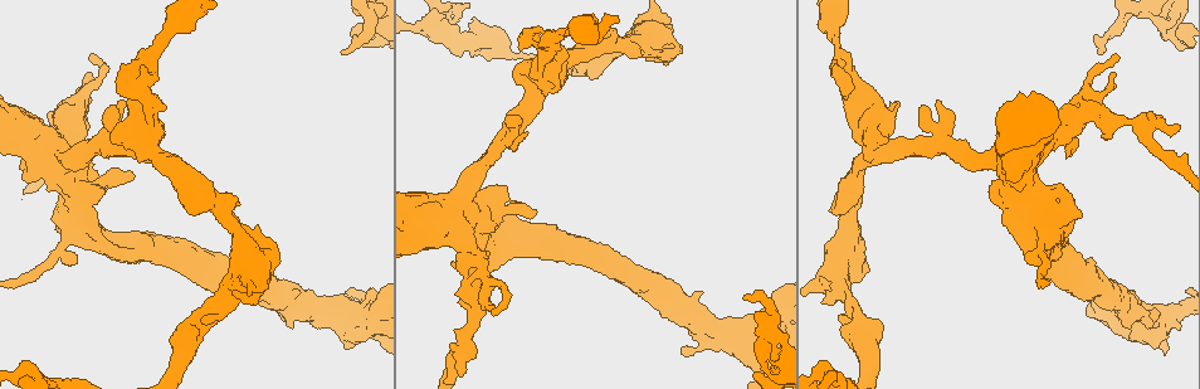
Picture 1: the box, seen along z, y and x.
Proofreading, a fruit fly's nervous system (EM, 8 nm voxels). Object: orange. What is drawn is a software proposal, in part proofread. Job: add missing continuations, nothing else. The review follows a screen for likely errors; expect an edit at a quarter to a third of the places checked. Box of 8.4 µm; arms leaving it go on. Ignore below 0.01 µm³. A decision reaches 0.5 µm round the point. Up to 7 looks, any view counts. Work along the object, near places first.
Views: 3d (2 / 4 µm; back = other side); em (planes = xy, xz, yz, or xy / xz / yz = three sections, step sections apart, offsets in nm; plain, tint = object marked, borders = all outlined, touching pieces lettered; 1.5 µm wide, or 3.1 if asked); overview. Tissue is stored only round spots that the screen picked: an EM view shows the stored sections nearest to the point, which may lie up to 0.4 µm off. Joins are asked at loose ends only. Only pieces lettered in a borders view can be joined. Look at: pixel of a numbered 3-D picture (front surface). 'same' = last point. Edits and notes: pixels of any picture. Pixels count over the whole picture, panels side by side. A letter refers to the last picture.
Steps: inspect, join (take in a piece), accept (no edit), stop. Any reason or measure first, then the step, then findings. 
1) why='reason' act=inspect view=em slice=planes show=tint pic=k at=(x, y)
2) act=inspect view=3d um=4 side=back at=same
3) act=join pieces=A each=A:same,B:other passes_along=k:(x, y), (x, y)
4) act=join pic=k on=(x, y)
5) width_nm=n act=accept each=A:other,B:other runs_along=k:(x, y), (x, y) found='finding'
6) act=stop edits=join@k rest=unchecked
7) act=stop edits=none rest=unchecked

why='free end' act=inspect view=3d um=2 pic=1 at=(1101, 49)

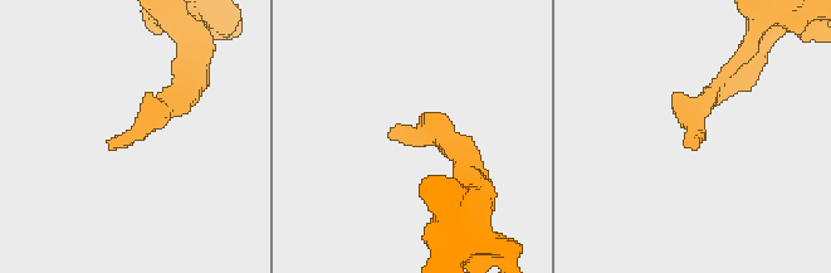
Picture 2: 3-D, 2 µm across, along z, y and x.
why='shape alone is not enough' act=inspect view=em slice=xy step=8 show=tint pic=2 at=(109, 142)

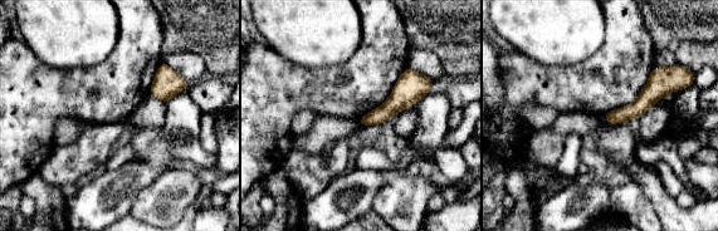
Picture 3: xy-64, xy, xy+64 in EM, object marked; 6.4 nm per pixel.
act=inspect view=em slice=planes show=borders at=same

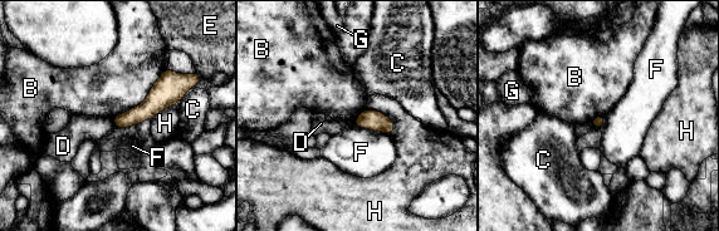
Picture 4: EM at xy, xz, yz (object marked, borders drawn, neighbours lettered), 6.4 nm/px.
act=accept each=B:other,C:other,D:other,E:other,F:other,G:other,H:other border=4:(165, 69), (140, 104), (112, 118) found='no lettered piece goes on from it'

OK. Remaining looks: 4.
why='free end' act=inspect view=em slice=planes show=tint pic=1 at=(660, 55)

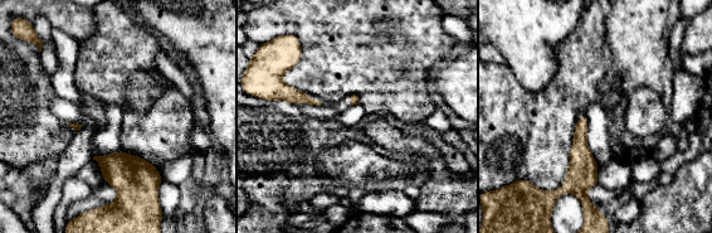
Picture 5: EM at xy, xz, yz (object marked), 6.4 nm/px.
why='what lies round it' act=inspect view=em slice=planes show=borders at=same

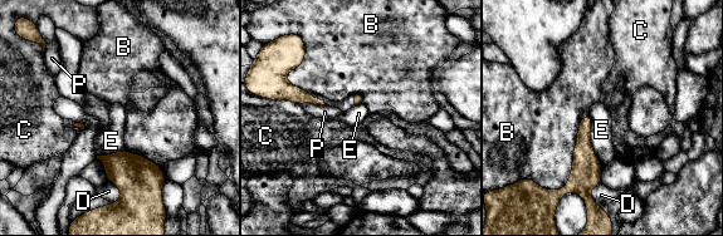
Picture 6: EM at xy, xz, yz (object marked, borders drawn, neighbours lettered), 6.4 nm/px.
act=accept each=B:other,C:other,D:other,E:other,P:other border=6:(589, 116), (590, 143), (601, 165) found='none of them fits'

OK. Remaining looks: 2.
why='free end' act=inspect view=em slice=planes show=tint pic=1 at=(823, 361)

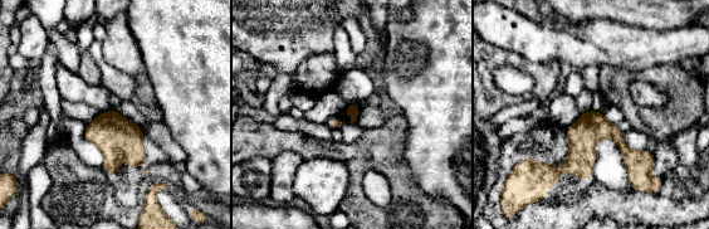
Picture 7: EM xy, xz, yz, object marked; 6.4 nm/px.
act=inspect view=em slice=planes show=borders at=same

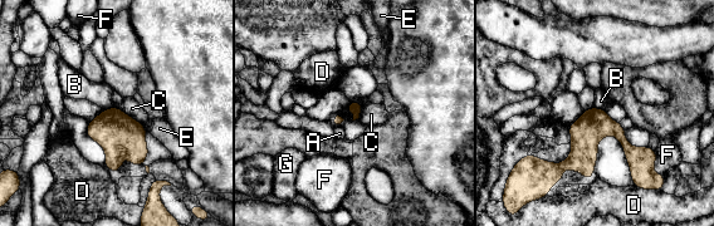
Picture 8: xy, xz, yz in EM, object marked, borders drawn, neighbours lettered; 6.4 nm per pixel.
act=accept each=A:other,B:other,C:other,D:other,E:other,F:other,G:other found='none of them fits'

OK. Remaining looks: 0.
act=stop edits=none rest=unchecked

